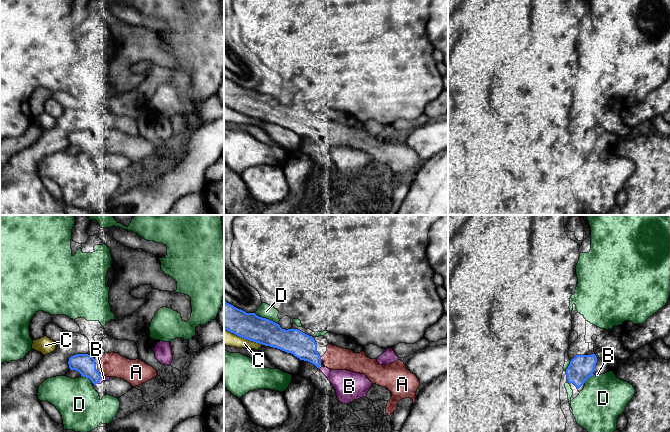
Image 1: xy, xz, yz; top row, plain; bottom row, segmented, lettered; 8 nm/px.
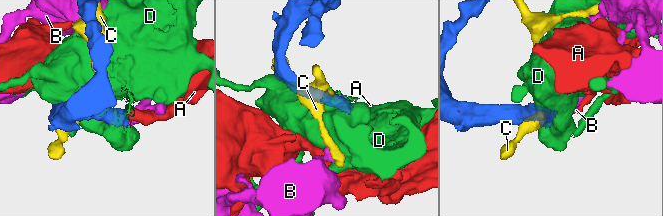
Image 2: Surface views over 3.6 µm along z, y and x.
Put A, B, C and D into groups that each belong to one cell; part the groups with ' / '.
A / B / C / D

